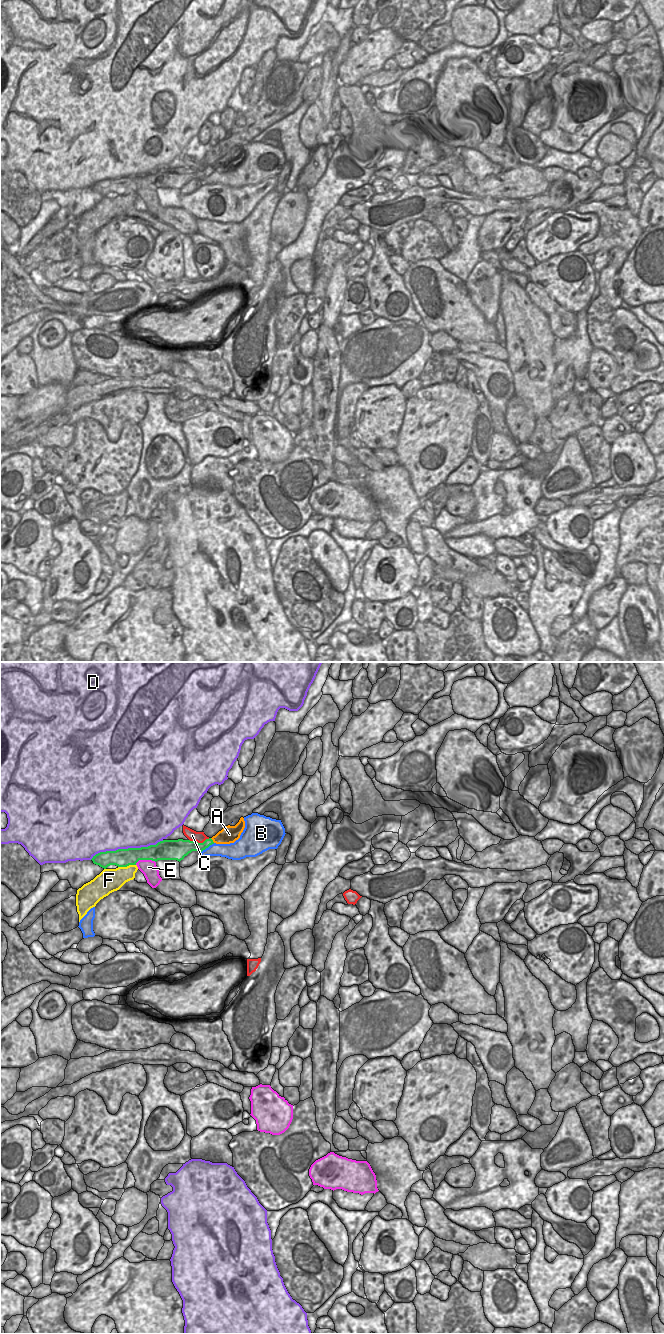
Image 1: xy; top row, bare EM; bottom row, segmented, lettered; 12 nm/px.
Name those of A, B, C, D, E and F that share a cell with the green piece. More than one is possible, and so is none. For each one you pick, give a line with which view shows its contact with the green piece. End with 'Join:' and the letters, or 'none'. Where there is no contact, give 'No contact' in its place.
A: Touches green in xy
Join: A

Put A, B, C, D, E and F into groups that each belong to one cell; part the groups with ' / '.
A / B / C / D / E / F

